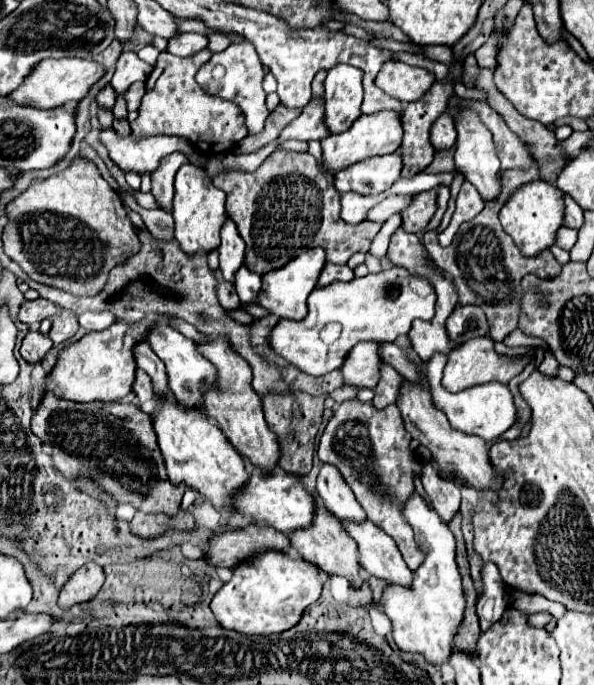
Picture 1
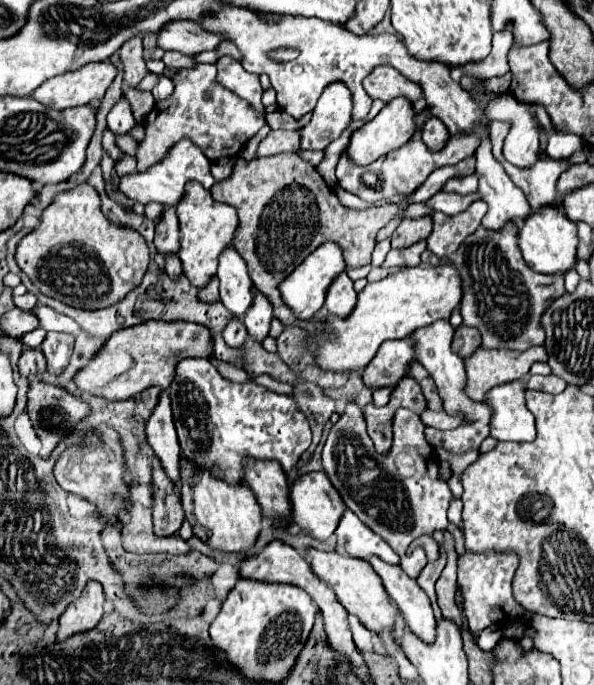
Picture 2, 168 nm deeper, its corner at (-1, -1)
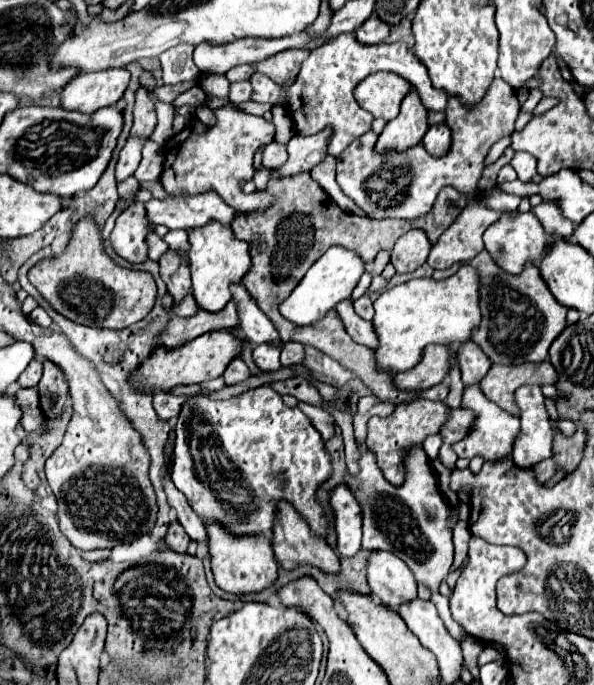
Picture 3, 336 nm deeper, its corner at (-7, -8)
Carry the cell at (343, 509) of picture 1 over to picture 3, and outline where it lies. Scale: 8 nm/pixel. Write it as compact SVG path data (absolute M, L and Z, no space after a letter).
M368 553L368 585L372 593L396 613L402 603L418 597L412 571L392 553Z

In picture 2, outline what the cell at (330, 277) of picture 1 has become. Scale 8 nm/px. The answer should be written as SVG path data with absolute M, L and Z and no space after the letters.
M340 272L332 284L328 286L328 292L326 292L326 310L330 314L336 314L336 316L346 316L350 314L350 310L354 308L354 302L356 302L356 292L354 292L354 282L348 278L346 272Z

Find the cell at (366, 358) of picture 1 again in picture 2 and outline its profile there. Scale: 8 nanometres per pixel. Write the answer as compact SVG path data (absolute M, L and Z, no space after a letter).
M410 338L402 340L386 340L378 348L372 362L364 368L362 380L368 388L382 388L382 386L396 386L402 374L408 374L410 360L414 360L414 350Z

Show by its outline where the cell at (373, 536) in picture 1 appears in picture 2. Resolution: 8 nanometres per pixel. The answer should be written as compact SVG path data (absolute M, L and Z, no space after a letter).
M372 556L370 564L382 578L388 596L396 602L396 606L404 614L408 628L414 630L414 634L420 634L424 642L434 642L436 618L432 612L432 602L426 596L426 592L416 584L414 578L410 578L402 570L402 566L388 564L378 556Z

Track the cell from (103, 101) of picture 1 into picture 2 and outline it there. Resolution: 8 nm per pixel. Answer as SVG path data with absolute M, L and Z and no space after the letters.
M106 128L102 138L103 149L111 156L114 163L116 163L116 160L120 158L122 151L116 145L114 134L108 128Z

